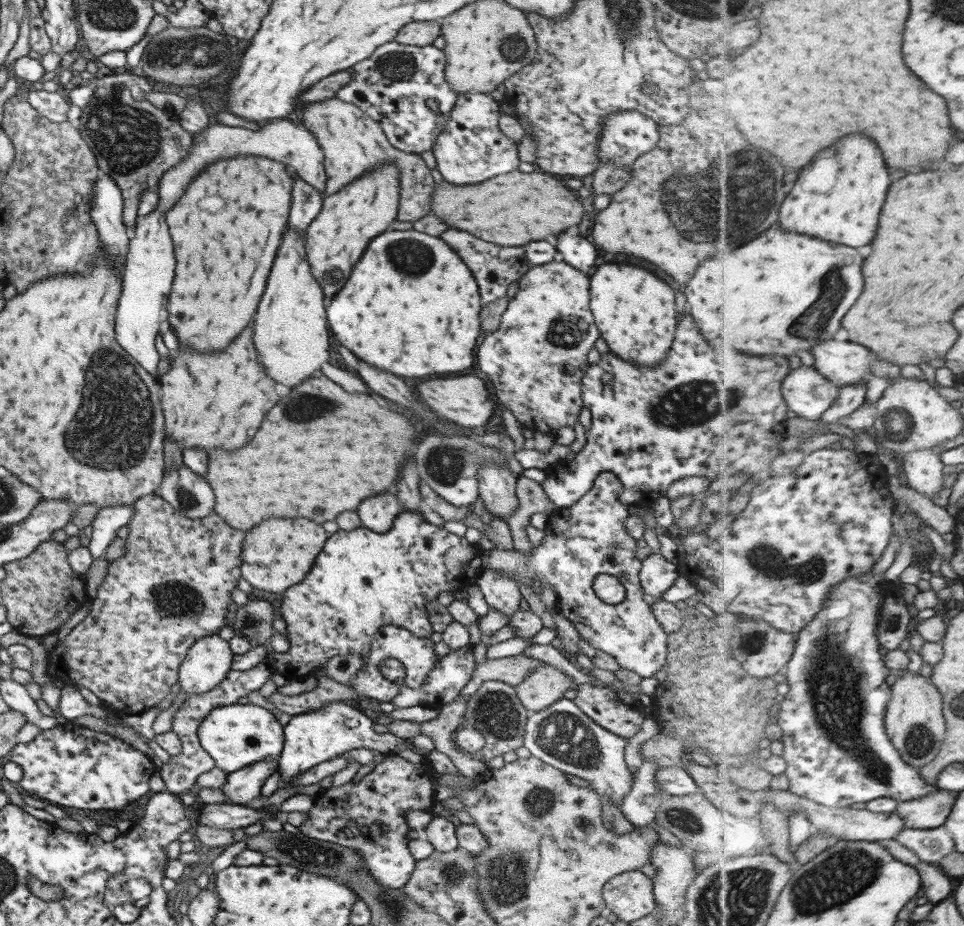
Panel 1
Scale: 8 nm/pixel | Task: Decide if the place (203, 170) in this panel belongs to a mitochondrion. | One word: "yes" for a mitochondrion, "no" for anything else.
no

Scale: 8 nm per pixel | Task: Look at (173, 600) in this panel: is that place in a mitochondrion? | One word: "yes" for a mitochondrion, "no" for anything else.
yes

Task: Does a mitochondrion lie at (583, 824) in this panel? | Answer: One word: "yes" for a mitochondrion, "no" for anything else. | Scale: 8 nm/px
no

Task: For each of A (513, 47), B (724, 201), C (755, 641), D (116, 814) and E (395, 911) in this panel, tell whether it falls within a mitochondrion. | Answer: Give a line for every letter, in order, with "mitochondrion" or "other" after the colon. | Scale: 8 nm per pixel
A: mitochondrion
B: mitochondrion
C: mitochondrion
D: other
E: mitochondrion

